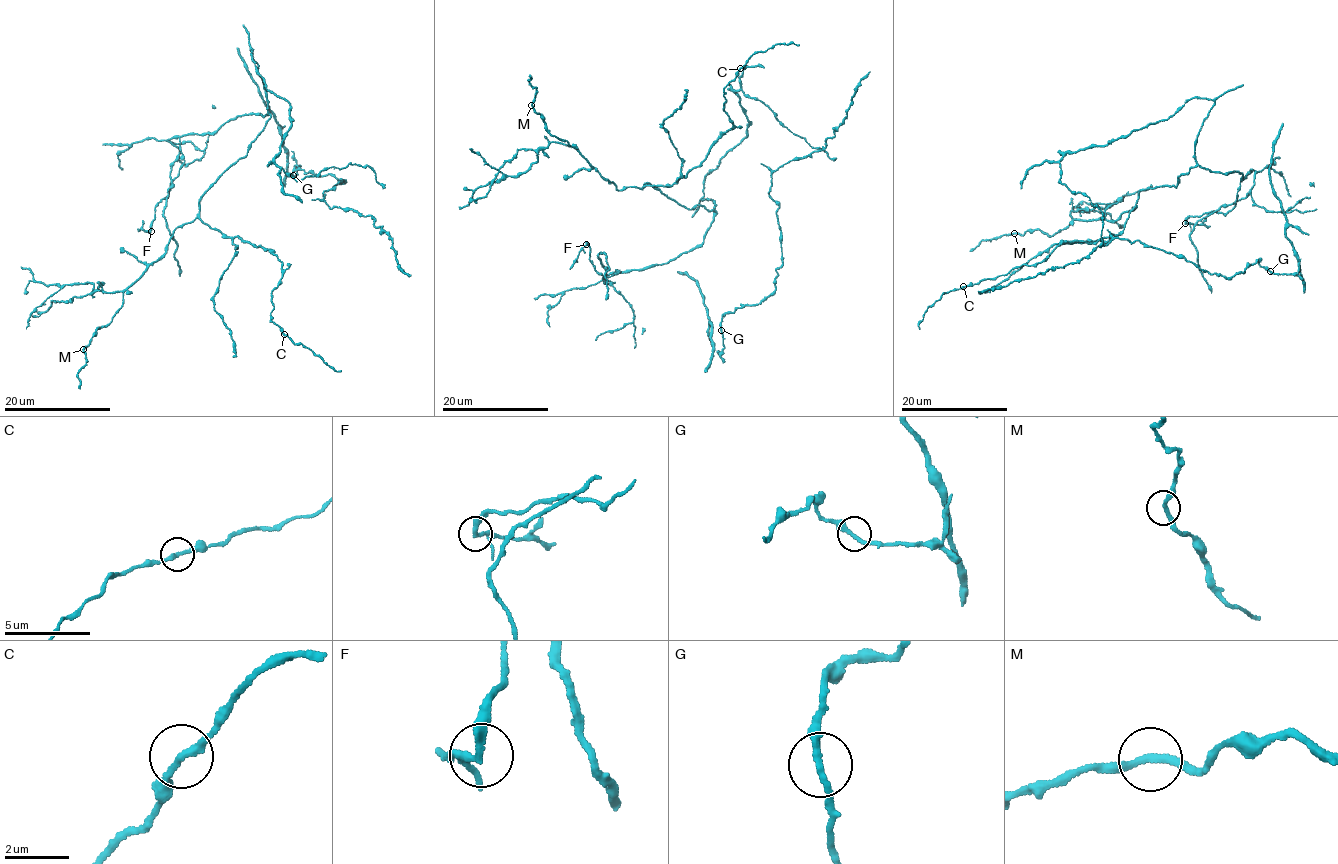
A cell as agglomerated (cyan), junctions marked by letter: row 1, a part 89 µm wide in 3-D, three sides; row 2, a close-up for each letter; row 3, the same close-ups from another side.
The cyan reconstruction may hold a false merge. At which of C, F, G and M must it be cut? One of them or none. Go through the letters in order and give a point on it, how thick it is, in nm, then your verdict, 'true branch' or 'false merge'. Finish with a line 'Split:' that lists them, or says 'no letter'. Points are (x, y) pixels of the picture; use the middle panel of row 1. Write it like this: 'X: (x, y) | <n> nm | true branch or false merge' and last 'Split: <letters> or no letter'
C: (740, 68) | 200 nm | true branch
F: (586, 244) | 240 nm | false merge
G: (721, 330) | 200 nm | true branch
M: (531, 105) | 220 nm | true branch
Split: F

